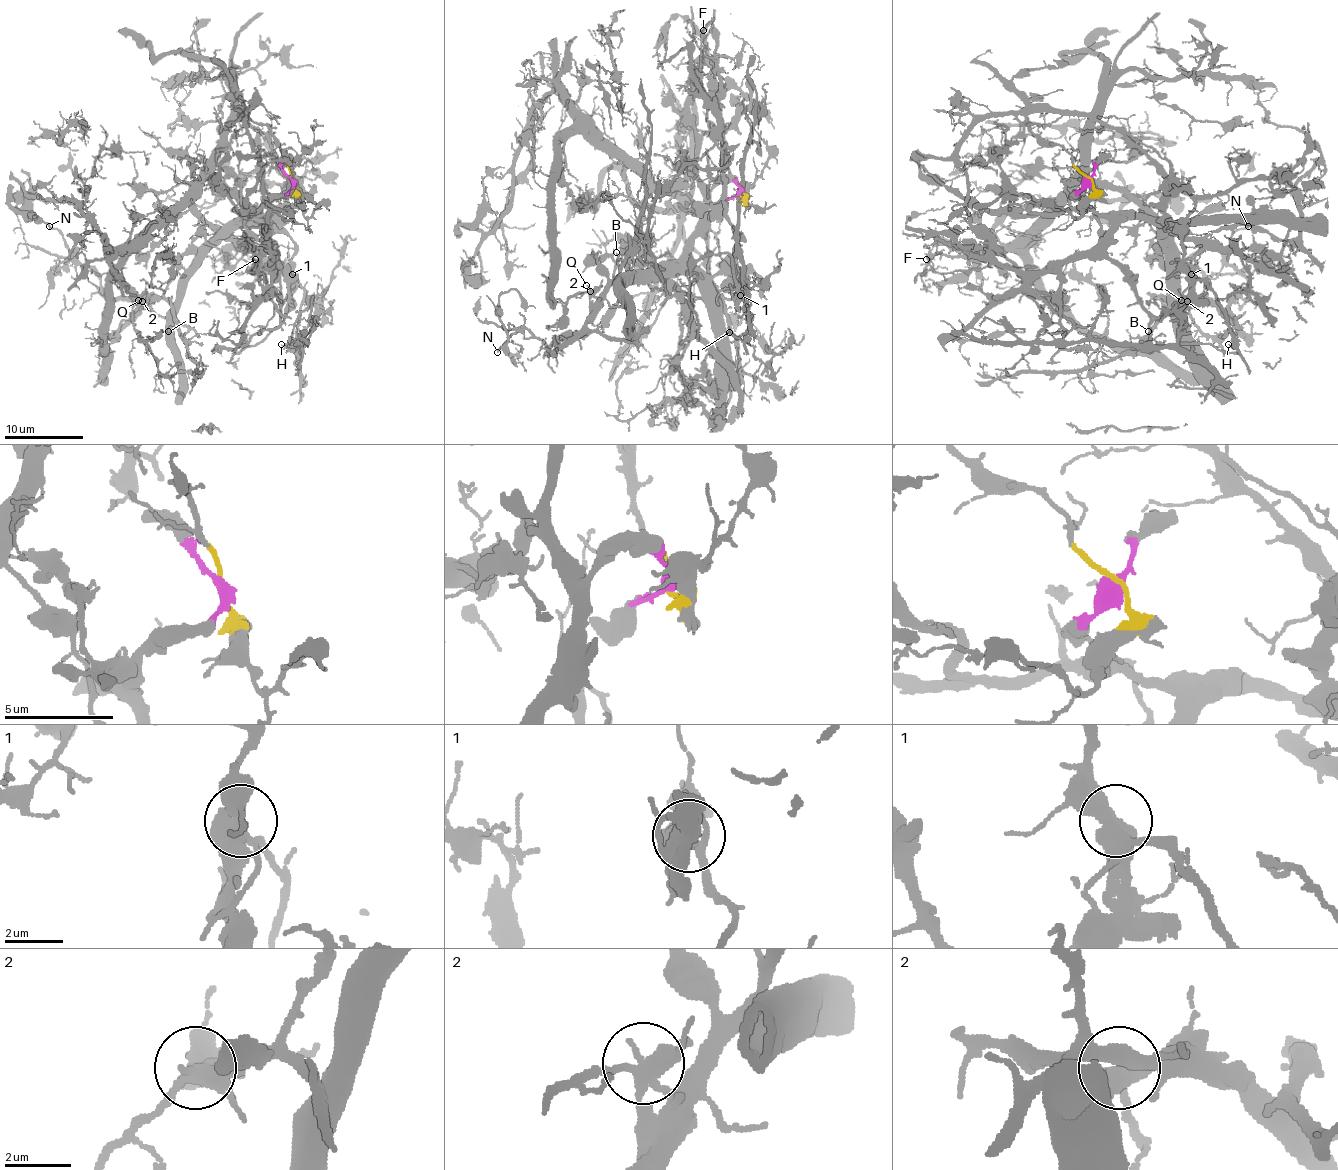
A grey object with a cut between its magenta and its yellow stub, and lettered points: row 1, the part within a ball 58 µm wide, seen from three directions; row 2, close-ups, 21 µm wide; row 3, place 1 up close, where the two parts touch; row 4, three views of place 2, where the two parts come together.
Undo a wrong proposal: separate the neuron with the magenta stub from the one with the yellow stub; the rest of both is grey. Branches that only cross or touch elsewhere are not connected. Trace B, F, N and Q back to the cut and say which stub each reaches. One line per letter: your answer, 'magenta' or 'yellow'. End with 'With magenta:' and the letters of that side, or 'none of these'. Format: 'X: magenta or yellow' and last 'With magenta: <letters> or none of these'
B: magenta
F: yellow
N: magenta
Q: magenta
With magenta: B, N, Q

